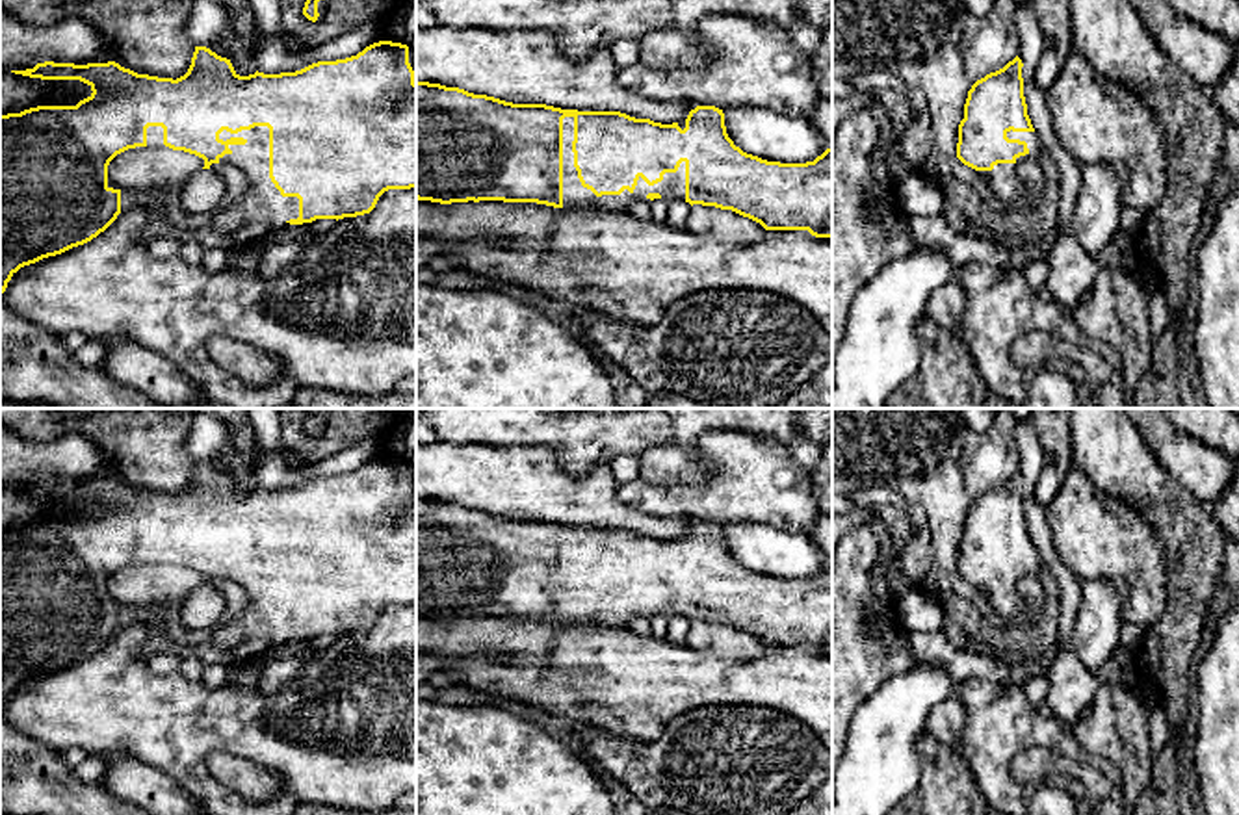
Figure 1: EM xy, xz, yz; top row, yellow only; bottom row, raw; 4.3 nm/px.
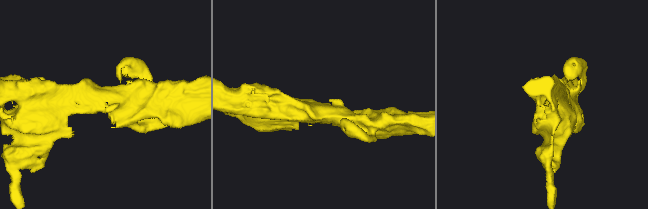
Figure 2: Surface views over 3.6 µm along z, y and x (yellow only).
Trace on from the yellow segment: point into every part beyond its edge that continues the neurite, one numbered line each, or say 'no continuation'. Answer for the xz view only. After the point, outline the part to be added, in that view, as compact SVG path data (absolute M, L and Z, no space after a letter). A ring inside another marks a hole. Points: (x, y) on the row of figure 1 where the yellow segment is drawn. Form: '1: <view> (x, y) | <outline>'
1: xz (673, 186) | M574 117L563 119L563 208L594 208L609 212L630 212L630 208L650 199L648 193L659 193L663 201L685 201L685 162L680 163L676 173L665 173L663 180L648 186L641 176L635 189L630 193L624 189L620 195L602 195L596 197L591 189L583 188L578 171L574 167Z

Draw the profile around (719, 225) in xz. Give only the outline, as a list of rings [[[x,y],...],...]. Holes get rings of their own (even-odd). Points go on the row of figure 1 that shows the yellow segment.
[[[693,204],[685,230],[719,243],[754,243],[763,236],[763,226],[732,210]]]

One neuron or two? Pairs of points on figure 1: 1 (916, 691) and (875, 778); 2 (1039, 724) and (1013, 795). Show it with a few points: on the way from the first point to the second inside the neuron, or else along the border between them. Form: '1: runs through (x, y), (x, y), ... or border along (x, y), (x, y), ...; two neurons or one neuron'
1: runs through (896, 713), (875, 734), (875, 756); one neuron
2: runs through (1020, 737), (1002, 756), (1002, 776); one neuron

